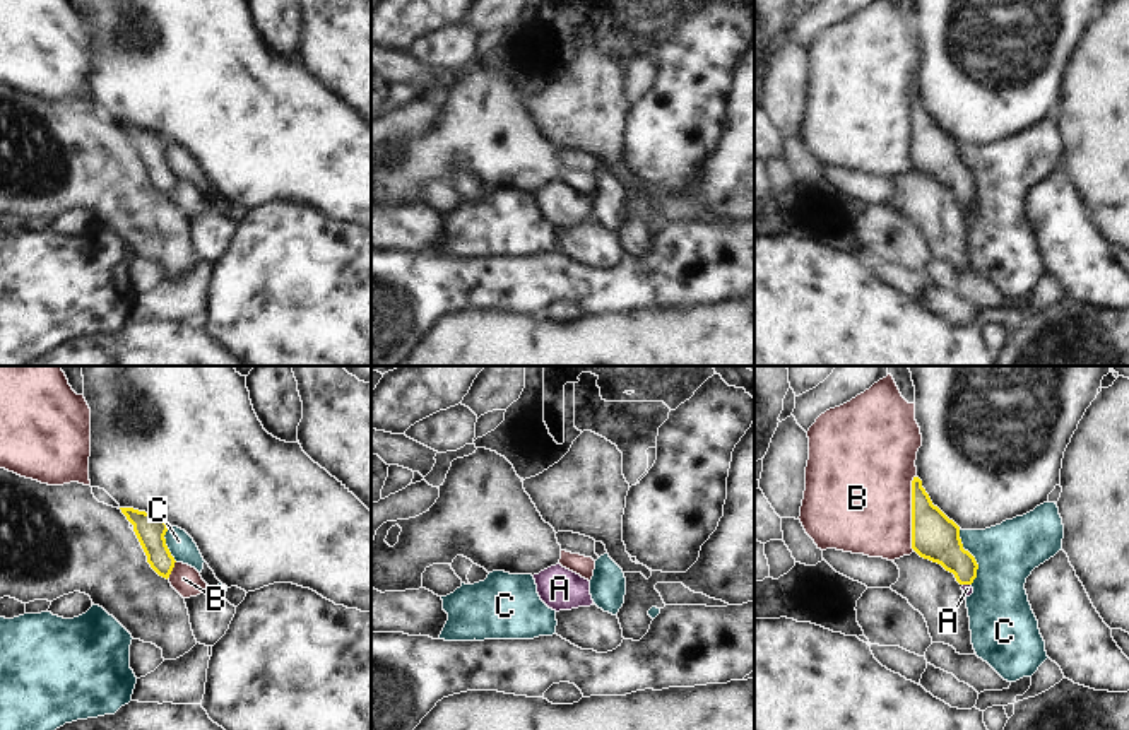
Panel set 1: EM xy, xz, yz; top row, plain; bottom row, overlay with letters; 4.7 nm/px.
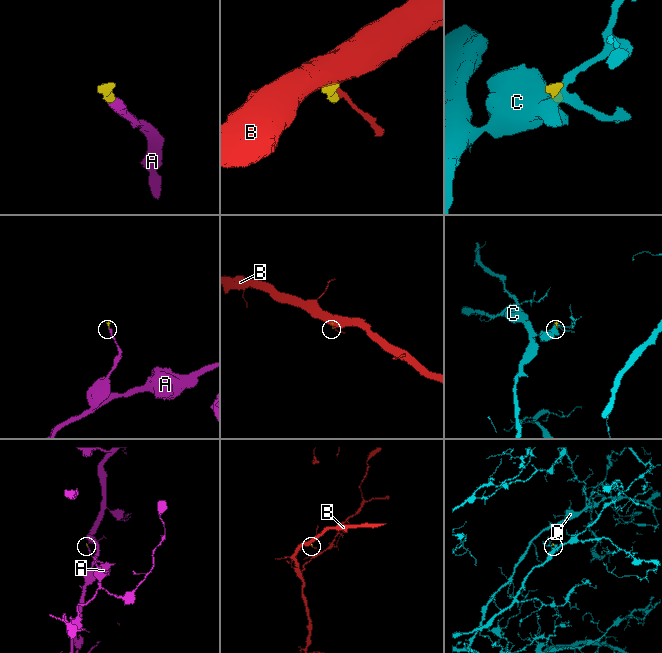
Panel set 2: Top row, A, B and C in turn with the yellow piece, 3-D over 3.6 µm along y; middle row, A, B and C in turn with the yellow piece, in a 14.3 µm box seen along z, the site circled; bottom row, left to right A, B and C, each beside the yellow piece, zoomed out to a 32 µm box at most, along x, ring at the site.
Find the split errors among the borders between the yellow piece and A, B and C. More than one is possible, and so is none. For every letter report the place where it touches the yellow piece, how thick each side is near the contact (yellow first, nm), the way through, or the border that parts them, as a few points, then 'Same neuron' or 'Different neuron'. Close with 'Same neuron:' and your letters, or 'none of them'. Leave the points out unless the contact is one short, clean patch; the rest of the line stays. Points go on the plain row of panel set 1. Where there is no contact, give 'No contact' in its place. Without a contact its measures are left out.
A: Touches yellow at yz (967, 200). Thickness 200 nm (yellow) against 50 nm. Path across: yz (938, 156), (963, 183), (967, 200), (967, 206). Same neuron
B: Touches yellow at yz (912, 130). Thickness 220 nm (yellow) against 480 nm. Different neuron
C: Touches yellow at yz (972, 173). Thickness 220 nm (yellow) against 280 nm. Boundary: yz (958, 146), (962, 163), (977, 182), (977, 194), (972, 200). Different neuron
Same neuron: A.

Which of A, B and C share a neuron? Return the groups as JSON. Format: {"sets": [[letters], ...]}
{"sets": [["A"], ["B"], ["C"]]}

